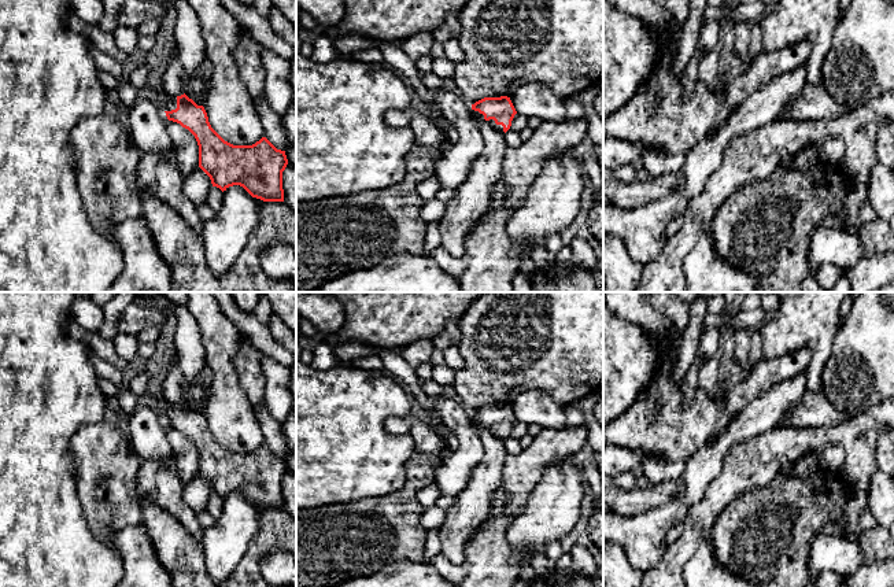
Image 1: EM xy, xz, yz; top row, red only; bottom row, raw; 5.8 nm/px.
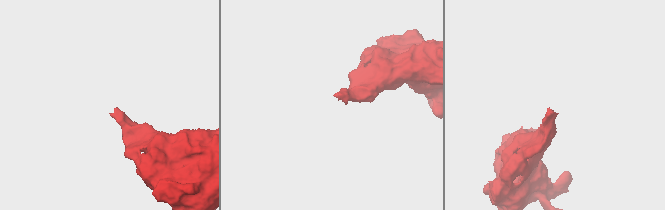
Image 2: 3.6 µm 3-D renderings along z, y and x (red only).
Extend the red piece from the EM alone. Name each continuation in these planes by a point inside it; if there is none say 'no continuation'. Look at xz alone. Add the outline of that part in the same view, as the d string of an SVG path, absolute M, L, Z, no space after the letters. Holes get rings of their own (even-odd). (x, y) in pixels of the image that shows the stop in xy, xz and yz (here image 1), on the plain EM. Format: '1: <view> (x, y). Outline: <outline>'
1: xz (479, 425). Outline: M472 417L473 425L479 432L483 432L484 429L487 429L488 432L494 433L498 438L503 439L503 433L502 432L496 432L494 427L485 428L484 422L480 421L479 418Z

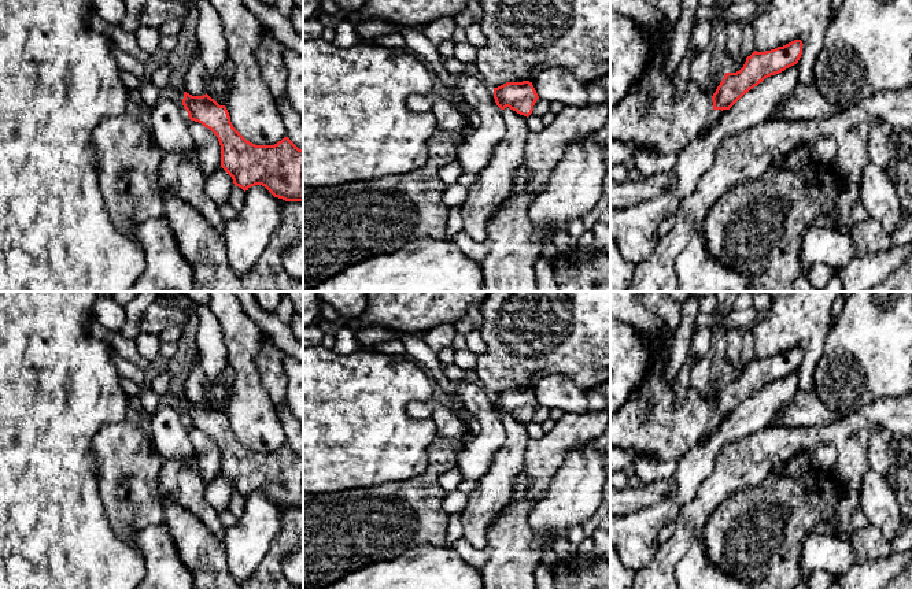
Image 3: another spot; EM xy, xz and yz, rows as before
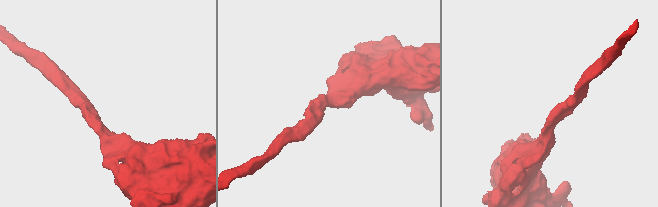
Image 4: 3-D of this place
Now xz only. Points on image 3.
no continuation

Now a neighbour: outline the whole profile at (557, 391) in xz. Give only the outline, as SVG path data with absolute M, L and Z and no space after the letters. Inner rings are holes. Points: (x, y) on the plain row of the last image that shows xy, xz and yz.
M553 374L540 379L532 392L539 403L549 410L581 415L587 412L587 389L579 388L571 378Z

